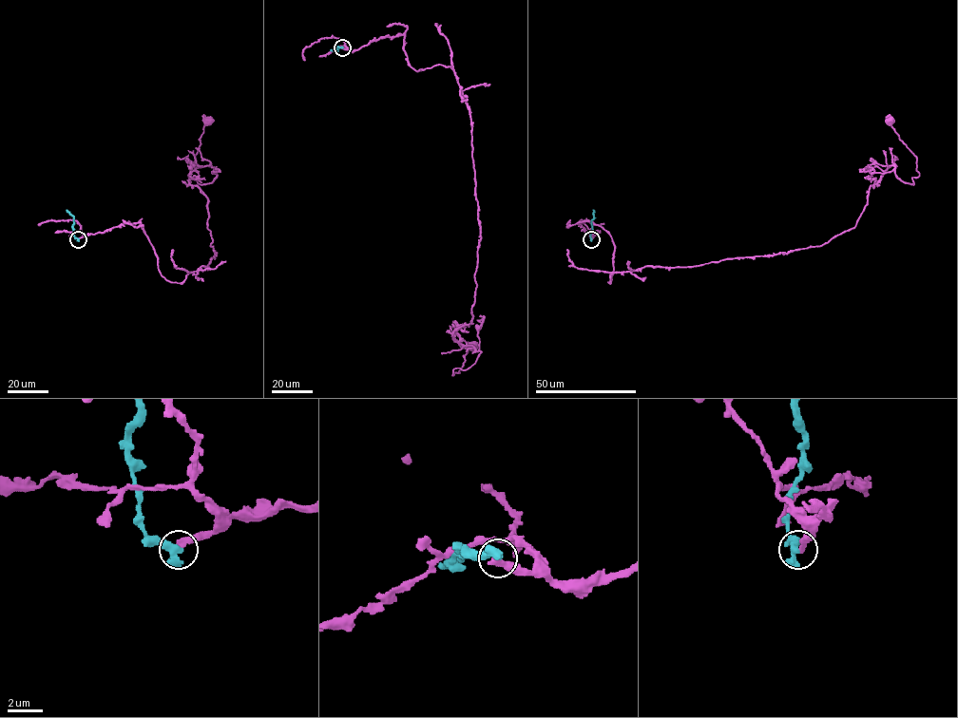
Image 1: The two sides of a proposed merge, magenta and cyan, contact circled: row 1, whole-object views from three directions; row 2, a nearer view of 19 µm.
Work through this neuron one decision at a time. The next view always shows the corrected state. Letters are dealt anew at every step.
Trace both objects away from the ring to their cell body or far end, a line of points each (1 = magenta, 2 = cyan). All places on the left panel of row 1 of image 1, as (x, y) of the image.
1: (79, 239), (140, 221), (166, 279), (207, 267), (207, 198), (189, 175), (217, 176), (188, 175), (208, 122)
2: (79, 239), (74, 236), (73, 217), (66, 210)

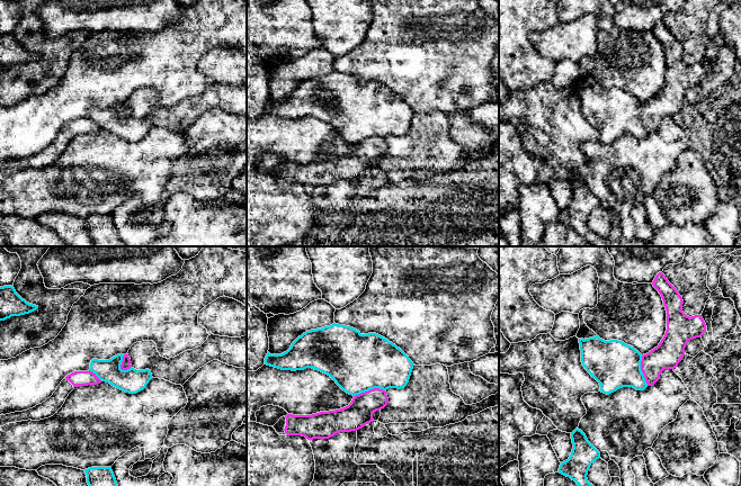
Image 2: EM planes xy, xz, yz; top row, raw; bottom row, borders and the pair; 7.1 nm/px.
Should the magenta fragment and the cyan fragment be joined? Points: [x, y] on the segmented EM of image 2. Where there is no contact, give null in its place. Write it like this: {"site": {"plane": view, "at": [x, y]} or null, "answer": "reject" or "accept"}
{"site": {"plane": "xz", "at": [368, 390]}, "answer": "reject"}

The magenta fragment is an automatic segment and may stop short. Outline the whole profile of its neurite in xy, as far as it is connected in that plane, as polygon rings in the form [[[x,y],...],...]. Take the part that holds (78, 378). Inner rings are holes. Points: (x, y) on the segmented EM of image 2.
[[[74,371],[65,377],[73,387],[98,385],[101,380],[92,371]]]

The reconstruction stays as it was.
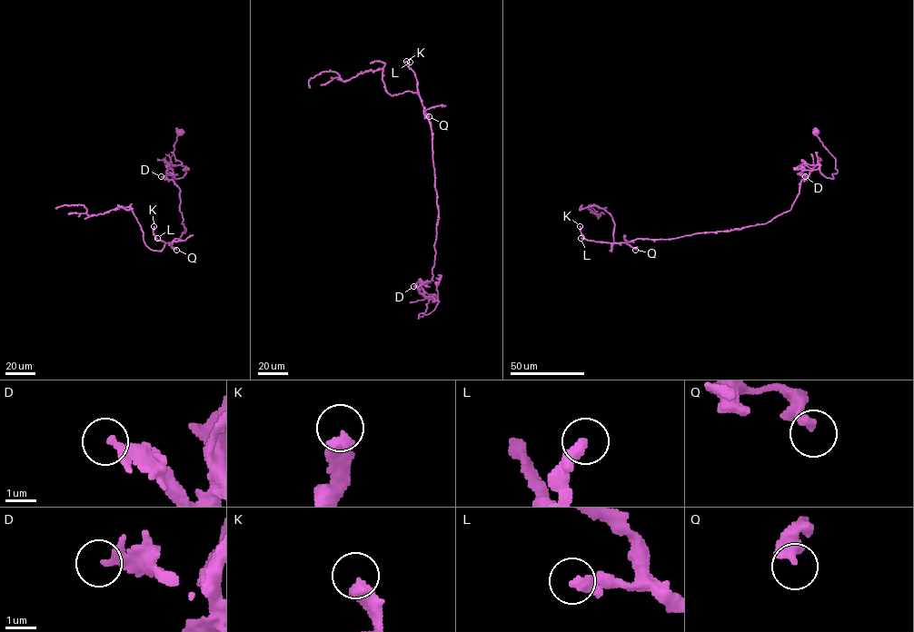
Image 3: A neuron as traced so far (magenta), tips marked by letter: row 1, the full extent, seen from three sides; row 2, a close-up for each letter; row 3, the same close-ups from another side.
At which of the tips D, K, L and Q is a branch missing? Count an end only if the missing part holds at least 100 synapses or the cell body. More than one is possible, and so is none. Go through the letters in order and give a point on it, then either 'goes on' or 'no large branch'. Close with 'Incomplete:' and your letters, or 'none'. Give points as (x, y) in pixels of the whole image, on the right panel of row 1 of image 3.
D: (805, 176) | no large branch
K: (580, 226) | no large branch
L: (581, 238) | no large branch
Q: (635, 250) | no large branch
Incomplete: none

